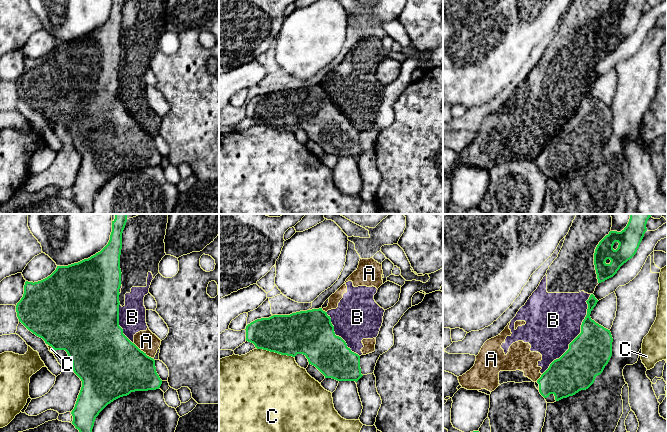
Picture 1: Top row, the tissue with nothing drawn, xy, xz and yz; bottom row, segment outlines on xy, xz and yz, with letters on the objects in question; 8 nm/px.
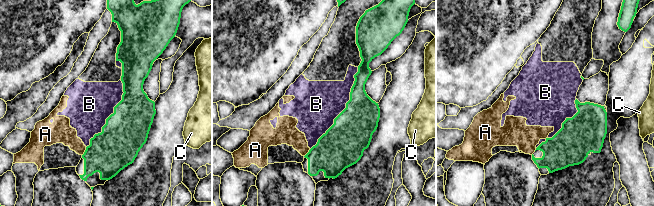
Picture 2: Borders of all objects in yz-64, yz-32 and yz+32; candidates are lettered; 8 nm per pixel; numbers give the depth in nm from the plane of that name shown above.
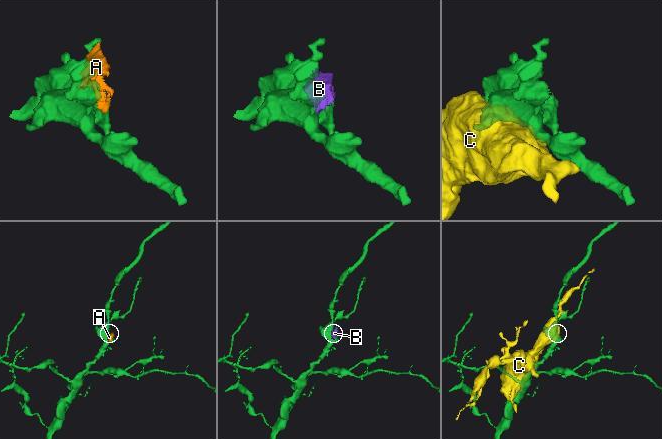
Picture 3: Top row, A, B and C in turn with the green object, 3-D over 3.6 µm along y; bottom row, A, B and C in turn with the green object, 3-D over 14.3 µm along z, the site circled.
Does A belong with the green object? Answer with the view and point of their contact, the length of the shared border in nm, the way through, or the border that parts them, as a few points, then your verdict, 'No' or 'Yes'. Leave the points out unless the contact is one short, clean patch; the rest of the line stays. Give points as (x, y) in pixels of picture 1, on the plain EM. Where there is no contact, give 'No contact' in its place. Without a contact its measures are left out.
Touches green at xy (142, 127). Shared border 200 nm. No

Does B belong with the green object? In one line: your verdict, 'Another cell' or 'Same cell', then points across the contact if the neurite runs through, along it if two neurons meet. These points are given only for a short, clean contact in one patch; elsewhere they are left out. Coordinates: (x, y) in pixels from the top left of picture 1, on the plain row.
Another cell

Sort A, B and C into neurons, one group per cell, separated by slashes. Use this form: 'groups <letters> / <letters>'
groups A B / C

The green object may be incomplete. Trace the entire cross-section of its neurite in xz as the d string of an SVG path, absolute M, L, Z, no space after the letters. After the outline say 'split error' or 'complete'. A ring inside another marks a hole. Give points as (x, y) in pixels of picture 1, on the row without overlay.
M322 84L257 95L248 100L245 106L246 117L253 119L257 125L292 133L303 130L309 140L315 142L325 154L357 158L363 152L360 132L352 128L341 113L335 111L331 94Z; complete

